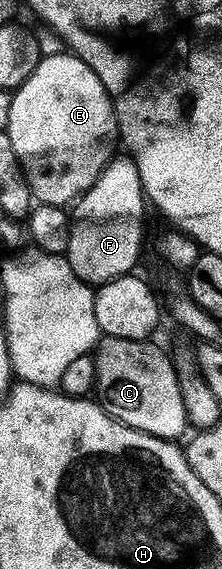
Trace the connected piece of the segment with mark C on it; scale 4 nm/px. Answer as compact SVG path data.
M103 337L92 357L95 364L93 389L97 401L111 418L157 438L181 439L181 434L188 430L188 423L178 377L167 351L165 354L154 340Z

